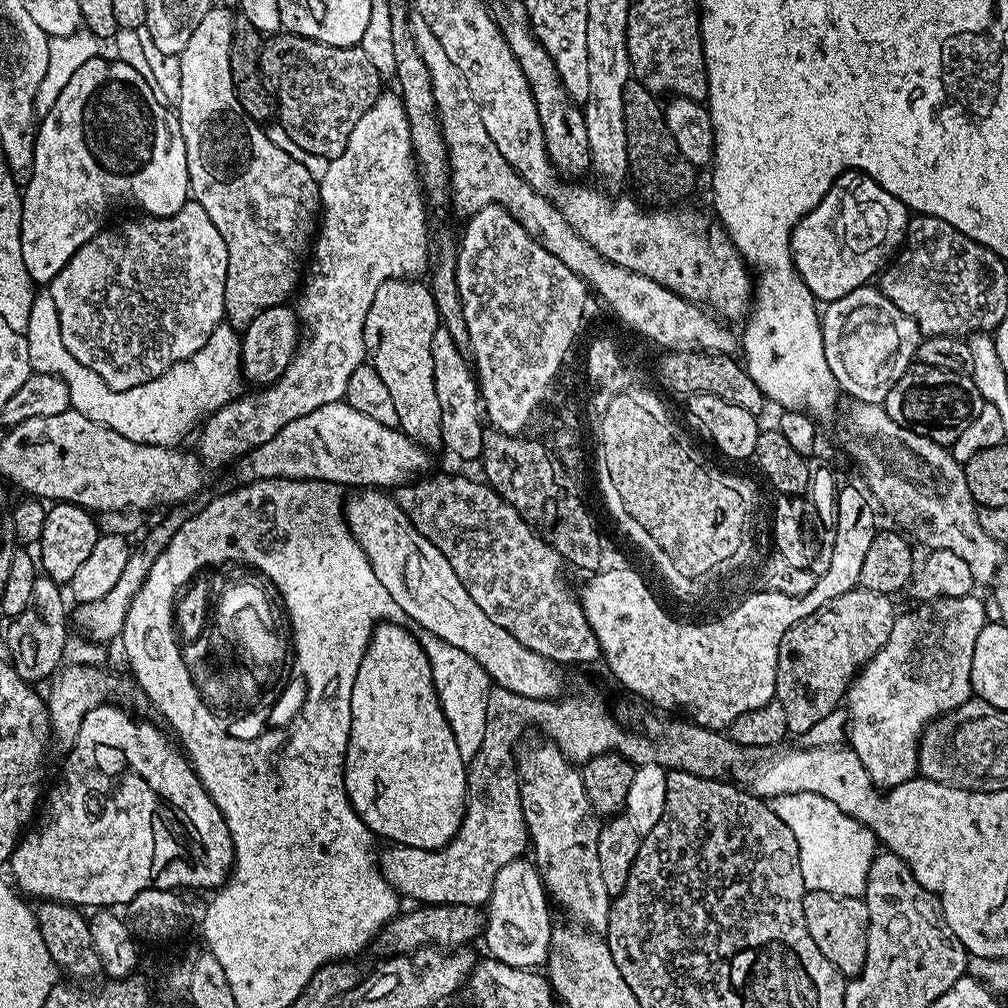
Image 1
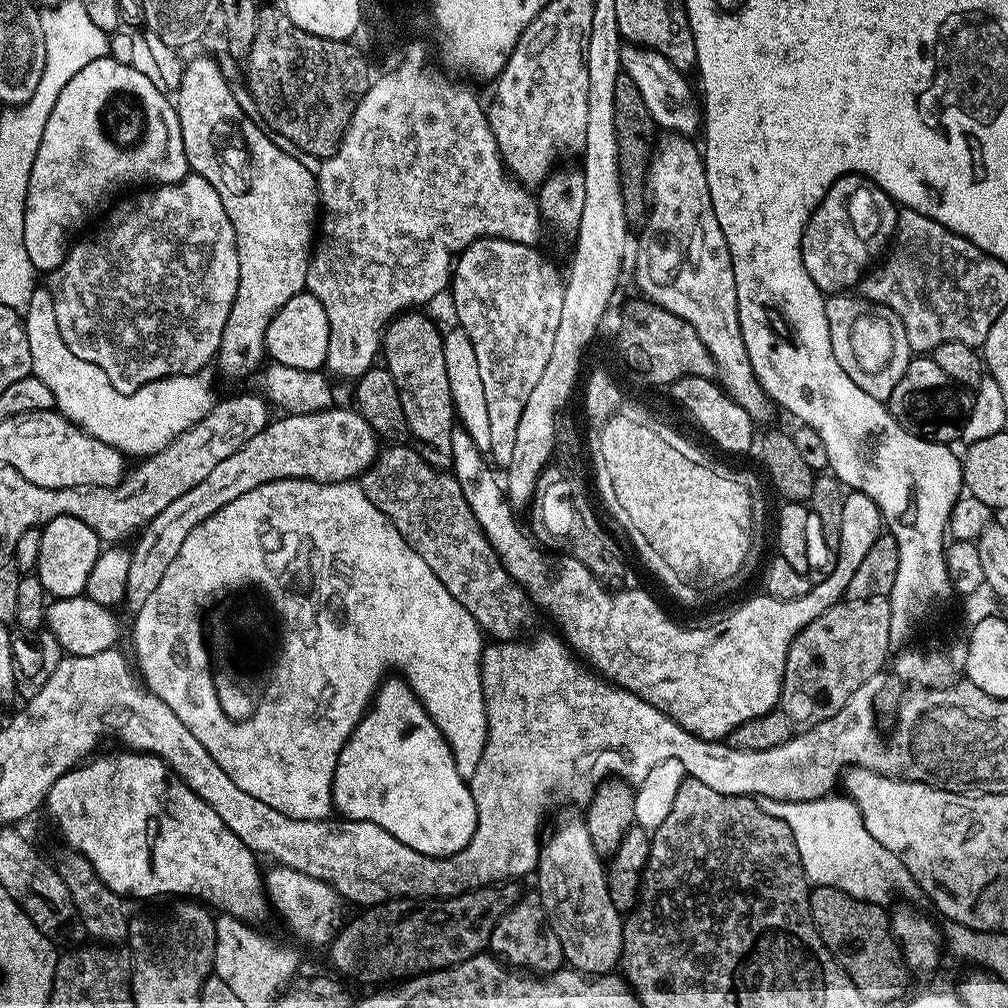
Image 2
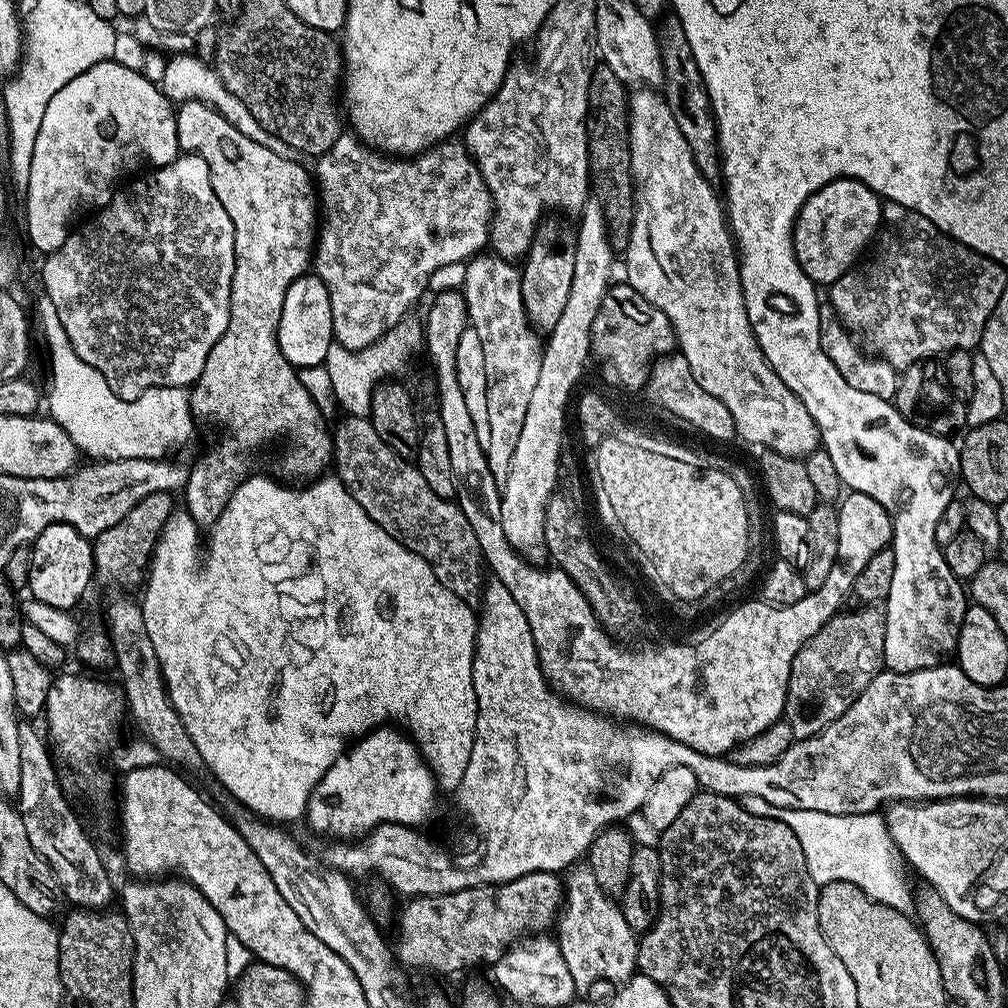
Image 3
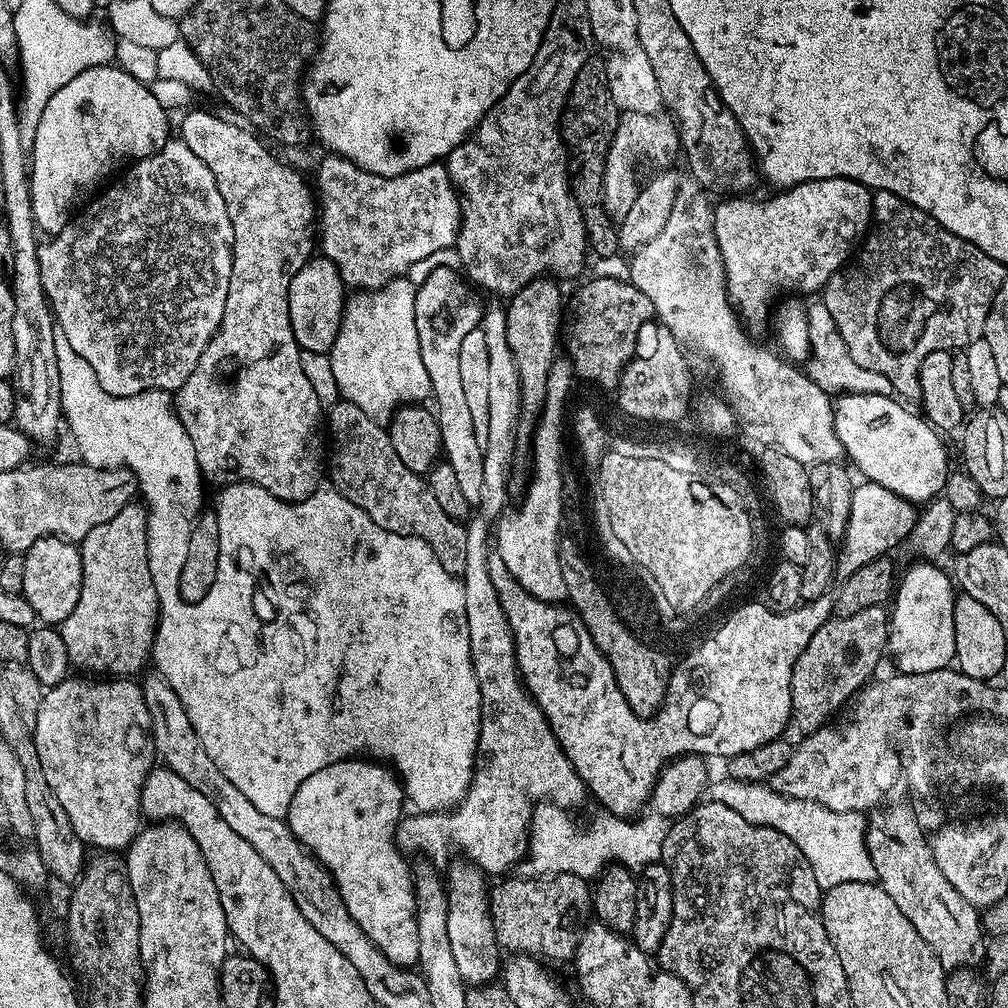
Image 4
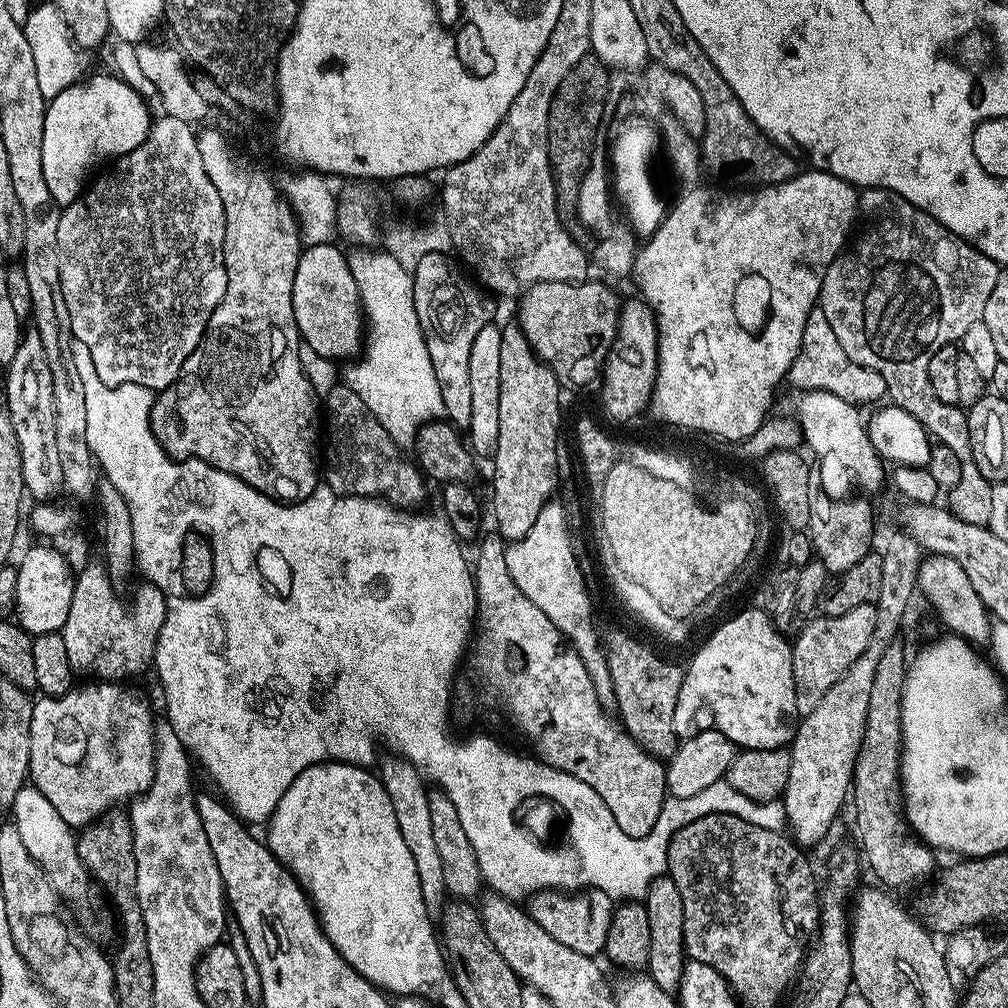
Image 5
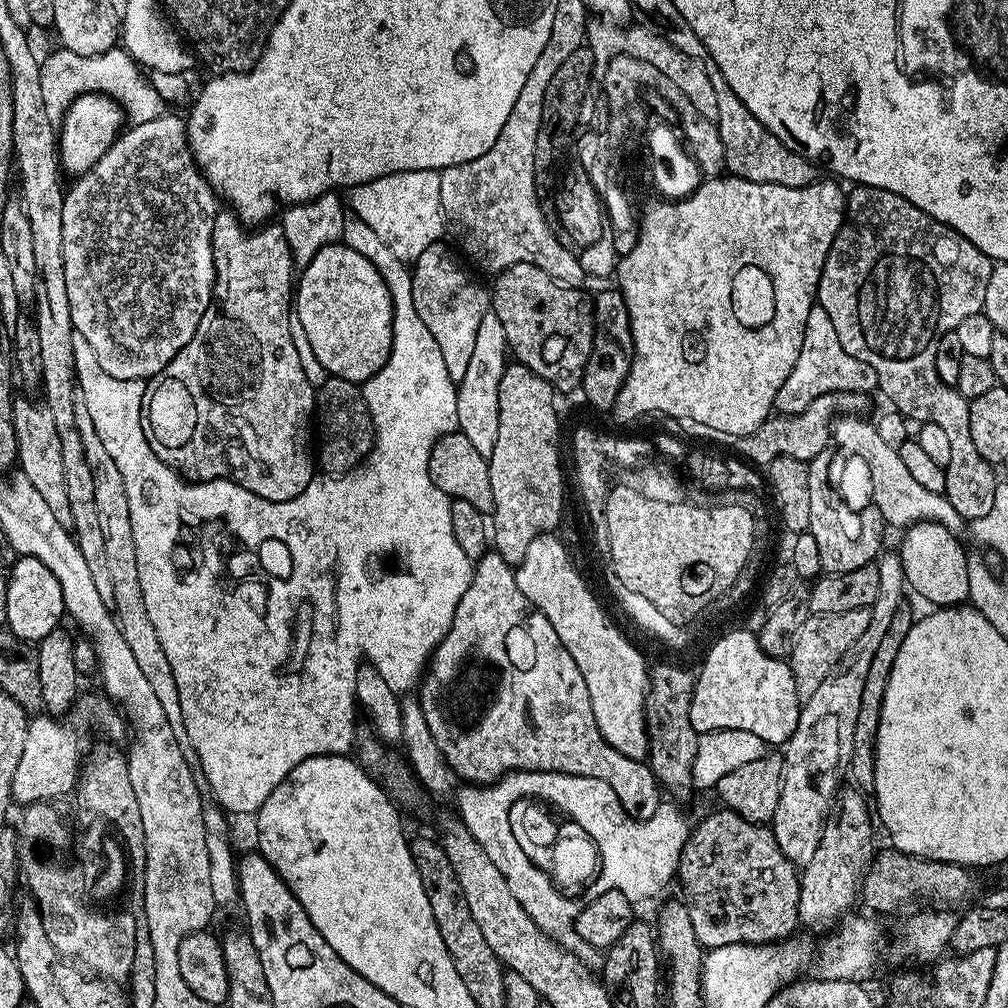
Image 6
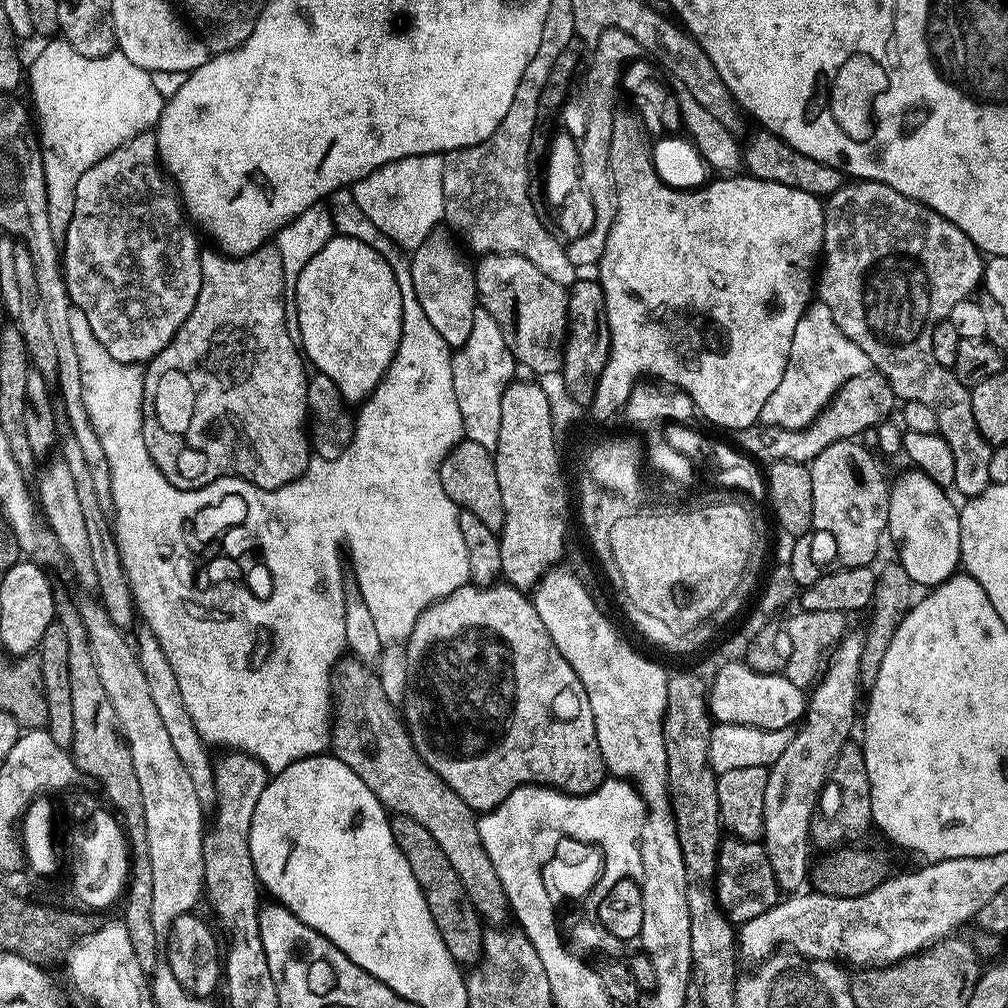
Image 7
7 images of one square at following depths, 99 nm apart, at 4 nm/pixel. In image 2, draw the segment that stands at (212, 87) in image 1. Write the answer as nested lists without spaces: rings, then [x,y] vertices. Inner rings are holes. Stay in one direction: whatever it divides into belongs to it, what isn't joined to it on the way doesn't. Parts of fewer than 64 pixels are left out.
[[[204,56],[189,59],[174,98],[174,110],[180,119],[180,143],[186,150],[188,167],[195,175],[206,178],[218,192],[236,235],[240,281],[222,334],[218,365],[228,376],[248,376],[266,360],[266,326],[290,297],[305,291],[308,283],[308,265],[314,251],[314,225],[321,207],[318,180],[297,158],[276,146],[271,135],[244,113],[245,105],[235,100],[233,85],[228,85],[223,70],[214,61]]]

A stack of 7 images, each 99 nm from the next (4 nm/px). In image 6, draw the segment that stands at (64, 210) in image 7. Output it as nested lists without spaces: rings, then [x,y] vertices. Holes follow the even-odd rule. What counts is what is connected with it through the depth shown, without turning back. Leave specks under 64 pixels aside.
[[[117,46],[100,55],[74,54],[63,47],[57,48],[40,66],[42,100],[46,105],[46,114],[52,123],[61,123],[69,106],[79,96],[99,92],[115,100],[125,111],[125,117],[132,124],[153,121],[165,115],[167,103],[156,92],[151,79],[143,72],[136,60],[123,47]]]

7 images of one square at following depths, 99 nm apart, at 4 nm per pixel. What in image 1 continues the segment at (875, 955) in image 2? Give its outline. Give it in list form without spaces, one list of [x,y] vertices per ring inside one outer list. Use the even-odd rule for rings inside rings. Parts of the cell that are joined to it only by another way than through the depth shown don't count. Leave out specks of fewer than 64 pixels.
[[[807,891],[803,902],[810,936],[831,964],[846,978],[859,975],[865,964],[869,914],[863,897],[836,897],[829,892]]]

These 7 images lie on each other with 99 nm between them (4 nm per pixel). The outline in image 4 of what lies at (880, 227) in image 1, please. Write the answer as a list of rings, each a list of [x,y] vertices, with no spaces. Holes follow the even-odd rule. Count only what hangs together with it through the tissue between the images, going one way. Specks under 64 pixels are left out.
[[[841,176],[829,180],[811,180],[772,195],[776,196],[770,197],[769,200],[728,198],[723,201],[722,251],[728,293],[738,309],[745,332],[757,342],[765,339],[764,323],[767,320],[769,323],[770,320],[770,309],[774,304],[772,295],[779,288],[789,288],[792,291],[789,293],[792,294],[819,293],[826,286],[826,282],[830,282],[830,278],[849,263],[854,249],[865,239],[873,221],[872,192],[857,180],[847,180]]]

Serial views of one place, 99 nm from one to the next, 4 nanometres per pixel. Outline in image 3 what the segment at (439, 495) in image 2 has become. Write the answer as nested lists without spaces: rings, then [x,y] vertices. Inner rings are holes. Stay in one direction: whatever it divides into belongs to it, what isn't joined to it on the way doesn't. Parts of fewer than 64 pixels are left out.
[[[345,415],[343,419],[331,433],[334,472],[342,487],[382,530],[403,541],[405,547],[432,565],[436,583],[463,598],[470,597],[471,592],[479,593],[482,588],[480,547],[459,503],[434,494],[415,463],[390,450],[378,438],[378,430],[374,430],[369,417]]]

